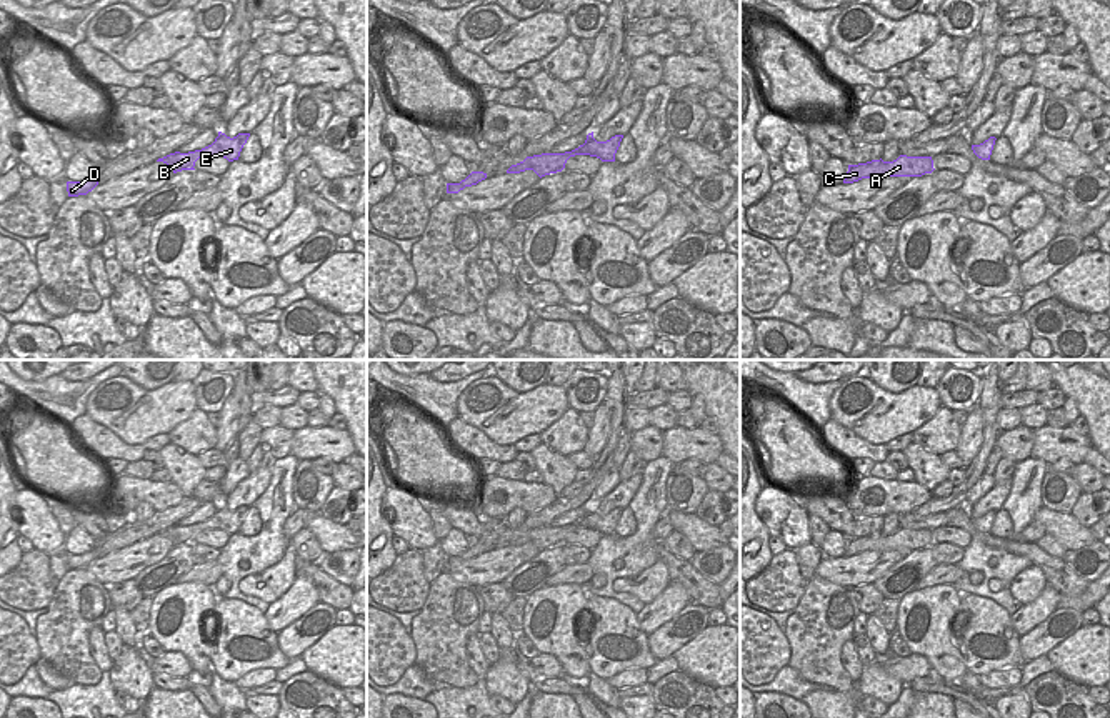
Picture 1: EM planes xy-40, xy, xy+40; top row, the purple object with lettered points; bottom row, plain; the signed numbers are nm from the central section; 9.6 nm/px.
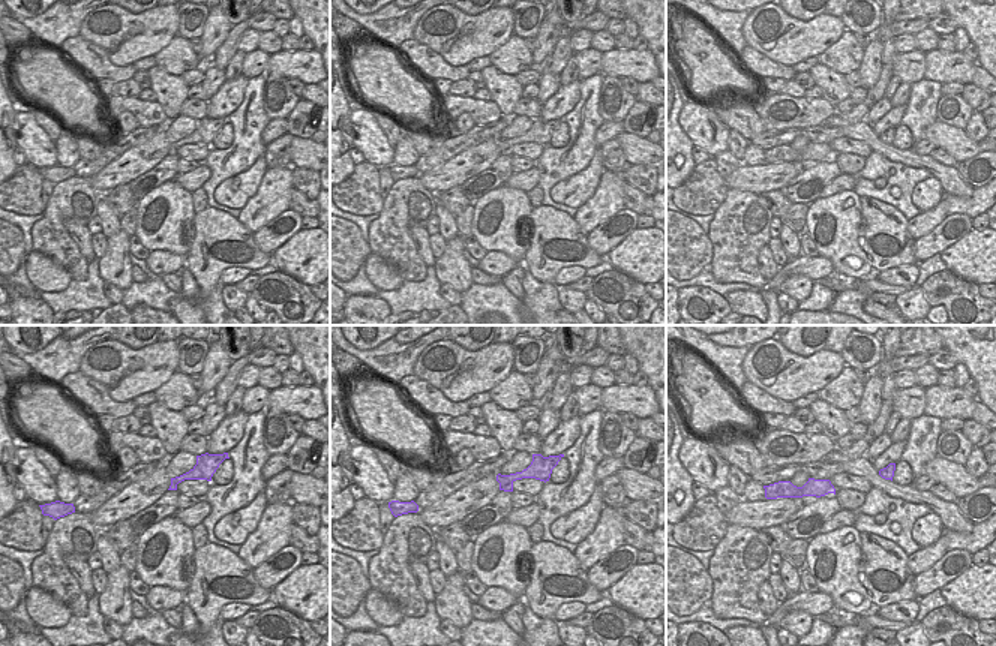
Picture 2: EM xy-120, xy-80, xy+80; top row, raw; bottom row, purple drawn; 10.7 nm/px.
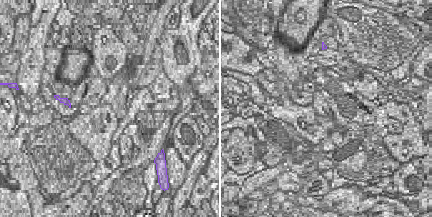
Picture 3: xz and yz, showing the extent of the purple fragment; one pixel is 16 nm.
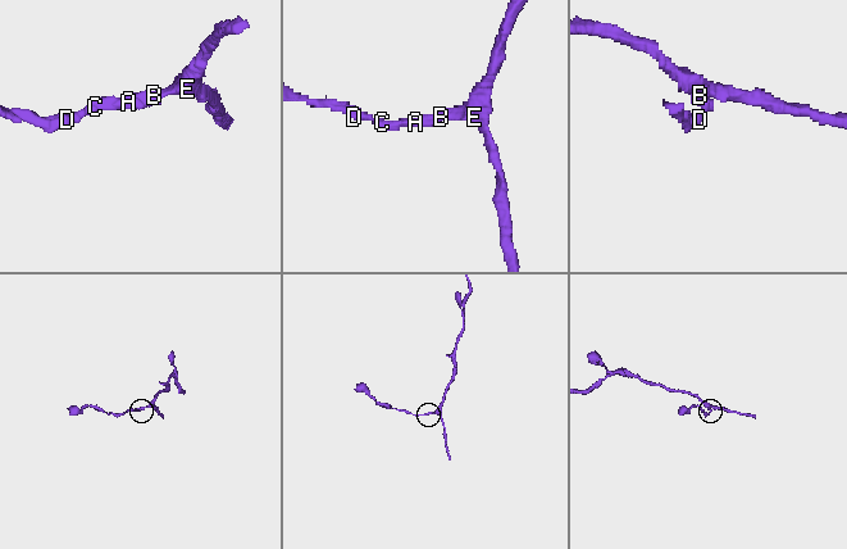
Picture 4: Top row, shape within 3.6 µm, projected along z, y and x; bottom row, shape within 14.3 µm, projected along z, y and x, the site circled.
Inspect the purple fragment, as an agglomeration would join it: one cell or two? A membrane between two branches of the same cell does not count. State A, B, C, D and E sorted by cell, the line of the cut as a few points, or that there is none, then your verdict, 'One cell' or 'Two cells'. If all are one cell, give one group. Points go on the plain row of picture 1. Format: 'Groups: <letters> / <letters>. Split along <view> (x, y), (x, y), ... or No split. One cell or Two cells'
Groups: A B C D E. No split. One cell.

